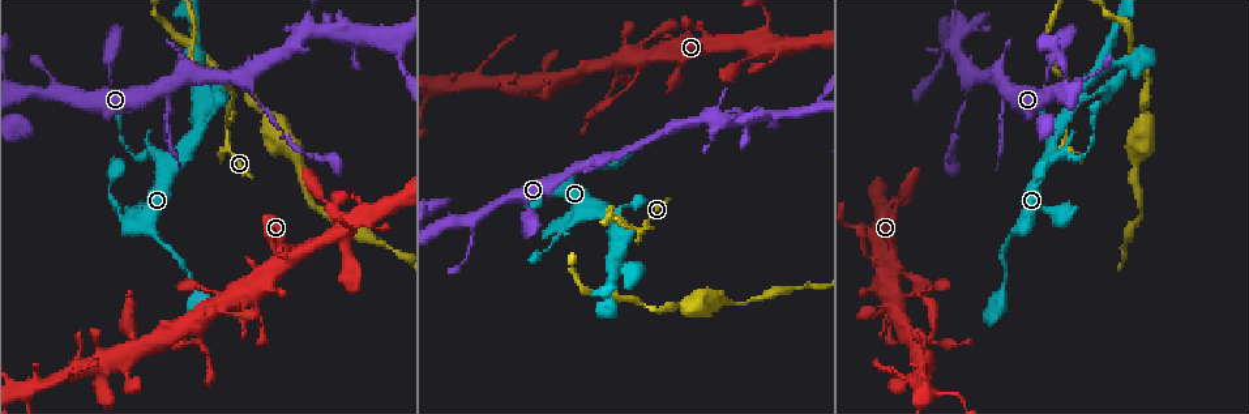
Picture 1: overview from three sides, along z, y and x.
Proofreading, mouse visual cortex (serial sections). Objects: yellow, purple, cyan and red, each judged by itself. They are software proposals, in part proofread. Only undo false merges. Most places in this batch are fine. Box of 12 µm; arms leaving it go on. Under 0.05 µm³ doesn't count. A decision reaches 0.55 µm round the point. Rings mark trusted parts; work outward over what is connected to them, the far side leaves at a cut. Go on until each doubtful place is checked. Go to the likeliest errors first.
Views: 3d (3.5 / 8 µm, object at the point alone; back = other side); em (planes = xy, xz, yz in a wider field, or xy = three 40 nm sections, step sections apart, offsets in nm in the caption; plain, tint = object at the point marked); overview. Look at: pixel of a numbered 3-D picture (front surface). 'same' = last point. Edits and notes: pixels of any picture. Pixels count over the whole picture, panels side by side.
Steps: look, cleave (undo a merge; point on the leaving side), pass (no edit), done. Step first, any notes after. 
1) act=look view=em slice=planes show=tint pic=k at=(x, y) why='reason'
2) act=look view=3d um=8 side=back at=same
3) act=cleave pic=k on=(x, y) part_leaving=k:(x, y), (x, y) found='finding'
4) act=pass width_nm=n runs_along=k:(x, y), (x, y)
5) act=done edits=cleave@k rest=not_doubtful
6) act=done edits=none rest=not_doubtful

act=look view=em slice=planes show=tint pic=1 at=(229, 123) why='narrows sharply'

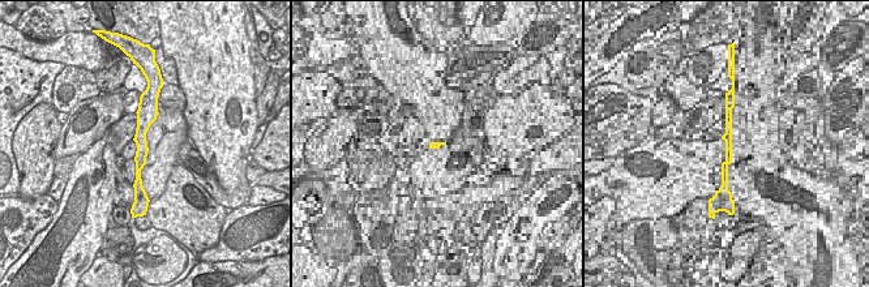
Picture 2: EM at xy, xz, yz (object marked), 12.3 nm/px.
act=look view=3d um=3.5 at=same why='see where the arms go'

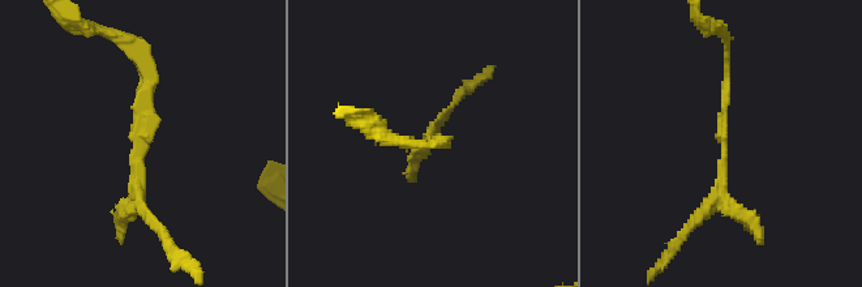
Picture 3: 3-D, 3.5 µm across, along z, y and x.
act=pass found='all the same cell'

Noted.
act=look view=3d um=3.5 pic=1 at=(564, 229) why='thick turns thin'

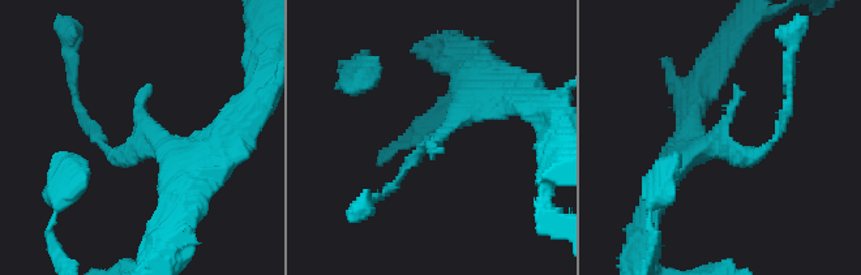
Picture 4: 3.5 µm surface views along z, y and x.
act=look view=em slice=planes show=tint pic=4 at=(727, 143) why='need the tissue'

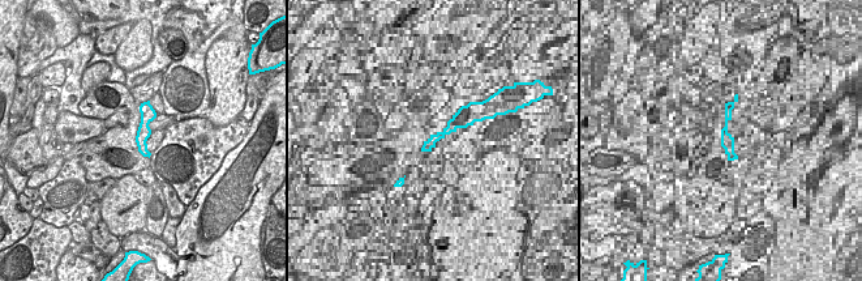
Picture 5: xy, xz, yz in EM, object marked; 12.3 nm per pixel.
act=look view=em slice=xy step=2 show=tint at=same

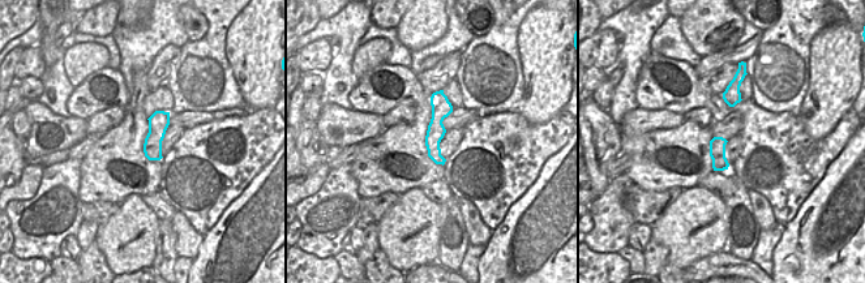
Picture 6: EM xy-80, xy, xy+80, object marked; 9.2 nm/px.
act=pass runs_along=4:(482, 78), (470, 104), (381, 194) found='all the same cell'

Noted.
act=look view=3d um=8 pic=1 at=(242, 80) why='arms part here'

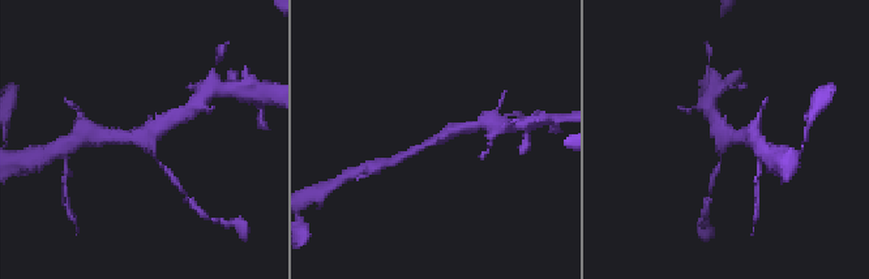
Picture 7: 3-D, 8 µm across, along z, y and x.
act=look view=3d um=3.5 pic=7 at=(435, 140) why='zoom in'

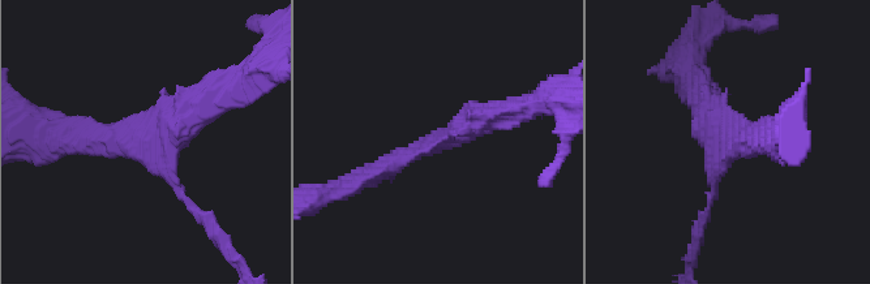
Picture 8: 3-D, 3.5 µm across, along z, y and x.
act=look view=em slice=xy step=2 show=tint pic=8 at=(441, 136) arms=3 arm_widths_nm=100,250,350

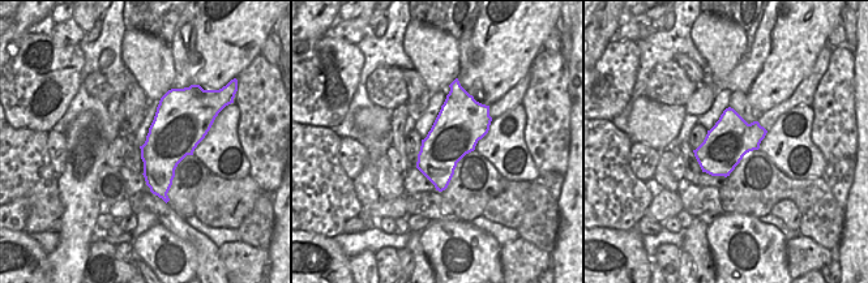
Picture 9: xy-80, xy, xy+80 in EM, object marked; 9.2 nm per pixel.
act=pass runs_along=8:(365, 179), (470, 121), (510, 111) found='all the same cell'

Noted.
act=done edits=none rest=not_doubtful

